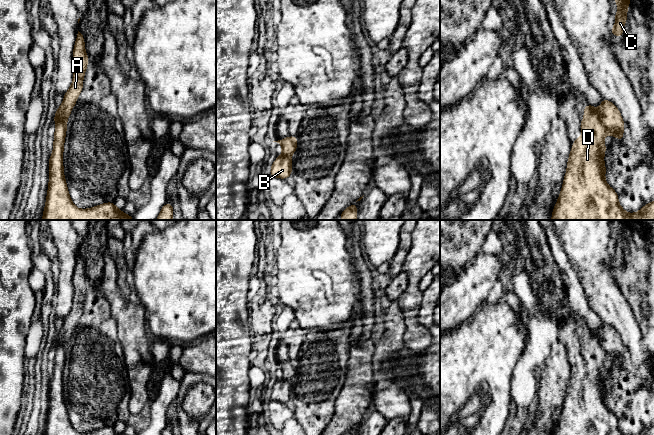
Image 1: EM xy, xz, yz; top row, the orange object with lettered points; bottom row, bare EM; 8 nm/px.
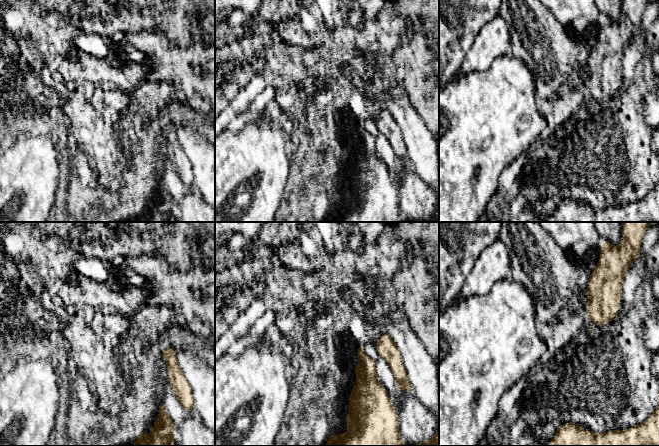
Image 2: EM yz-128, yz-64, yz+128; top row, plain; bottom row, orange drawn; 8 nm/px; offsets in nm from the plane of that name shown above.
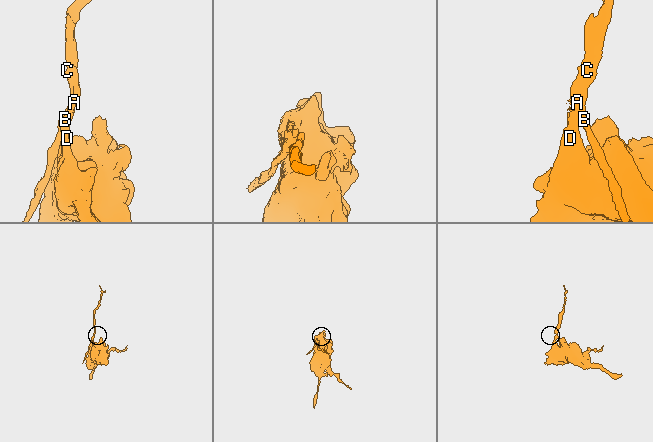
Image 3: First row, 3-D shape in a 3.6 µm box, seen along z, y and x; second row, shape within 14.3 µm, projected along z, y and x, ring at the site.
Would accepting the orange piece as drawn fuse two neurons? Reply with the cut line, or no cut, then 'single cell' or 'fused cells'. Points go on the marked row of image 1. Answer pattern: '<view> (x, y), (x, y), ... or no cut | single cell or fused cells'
yz (597, 110), (599, 120), (608, 133) | fused cells

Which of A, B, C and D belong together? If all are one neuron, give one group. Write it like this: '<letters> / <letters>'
A B C / D

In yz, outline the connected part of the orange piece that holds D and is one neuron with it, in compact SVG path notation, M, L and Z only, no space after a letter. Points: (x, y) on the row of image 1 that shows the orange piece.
M590 104L584 107L580 129L583 136L577 137L572 144L562 189L551 220L654 220L654 201L644 205L638 212L627 213L620 206L616 191L607 184L604 137L608 132L600 121L598 110Z

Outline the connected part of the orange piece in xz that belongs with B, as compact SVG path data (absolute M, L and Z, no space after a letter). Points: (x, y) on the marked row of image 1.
M277 156L270 170L270 177L287 179L292 173L292 159L288 156Z

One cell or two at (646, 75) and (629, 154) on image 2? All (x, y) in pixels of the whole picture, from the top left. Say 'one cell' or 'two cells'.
one cell

